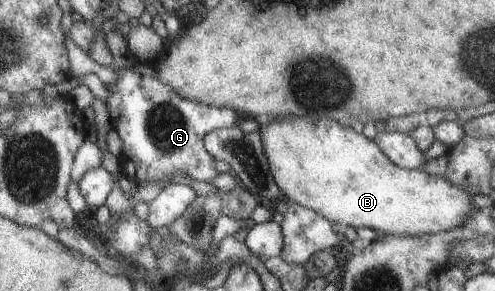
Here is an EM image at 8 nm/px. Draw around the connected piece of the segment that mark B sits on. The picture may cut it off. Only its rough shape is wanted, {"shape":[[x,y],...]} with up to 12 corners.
{"shape":[[332,119],[257,130],[285,201],[383,235],[454,229],[470,194]]}

